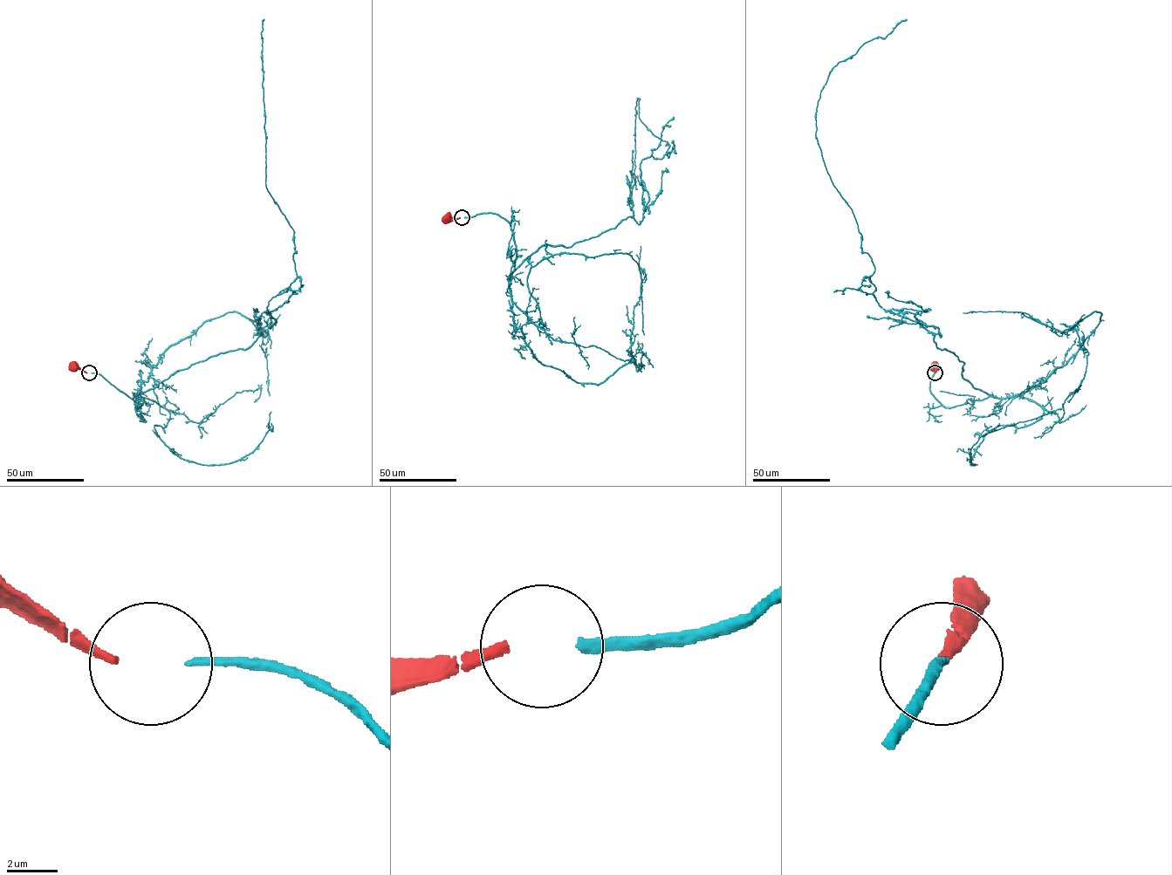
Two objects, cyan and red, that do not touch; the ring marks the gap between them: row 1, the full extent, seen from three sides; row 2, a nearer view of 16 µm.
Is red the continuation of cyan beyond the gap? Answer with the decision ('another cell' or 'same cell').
same cell

